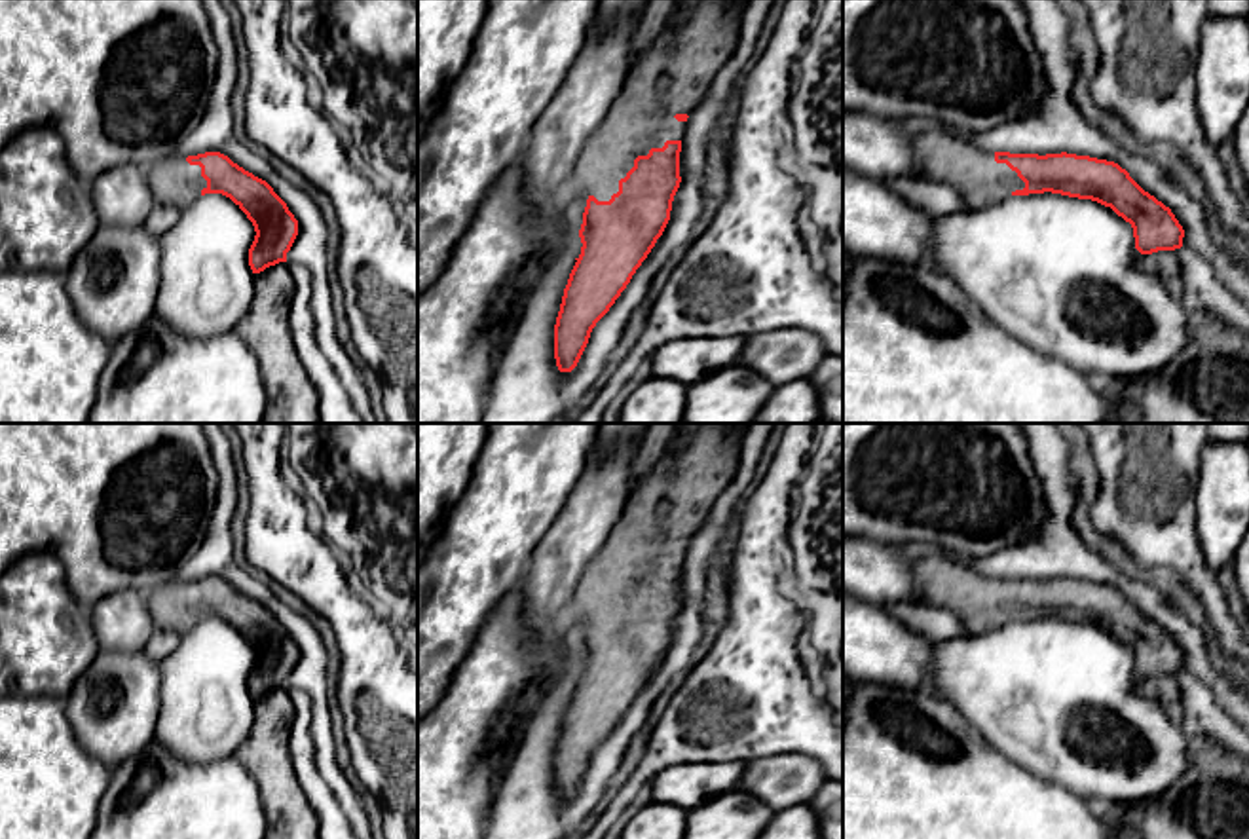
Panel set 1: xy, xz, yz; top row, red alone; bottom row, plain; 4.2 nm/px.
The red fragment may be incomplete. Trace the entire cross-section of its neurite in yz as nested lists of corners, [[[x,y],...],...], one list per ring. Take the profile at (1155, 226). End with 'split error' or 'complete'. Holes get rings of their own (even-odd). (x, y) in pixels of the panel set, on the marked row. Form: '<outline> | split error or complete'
[[[938,125],[913,131],[913,150],[921,178],[951,186],[972,209],[1000,203],[1010,196],[1052,192],[1110,207],[1131,224],[1135,249],[1141,254],[1183,247],[1184,230],[1171,209],[1145,192],[1129,173],[1114,161],[1067,152],[1046,156],[987,152],[972,144],[966,137],[949,135]]] | split error

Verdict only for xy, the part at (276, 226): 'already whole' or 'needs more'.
needs more

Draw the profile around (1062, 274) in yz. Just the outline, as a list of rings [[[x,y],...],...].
[[[1044,192],[1010,196],[989,207],[936,216],[932,264],[953,277],[1002,330],[1082,374],[1097,372],[1120,383],[1158,372],[1188,340],[1190,313],[1181,296],[1169,294],[1158,275],[1139,268],[1143,256],[1135,249],[1131,224],[1110,207]]]

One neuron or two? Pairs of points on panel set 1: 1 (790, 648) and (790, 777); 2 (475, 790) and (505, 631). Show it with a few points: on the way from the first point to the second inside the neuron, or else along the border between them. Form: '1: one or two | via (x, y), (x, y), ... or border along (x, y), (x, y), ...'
1: two | border along (746, 762), (807, 754), (822, 769)
2: one | via (473, 750), (473, 727), (481, 720), (505, 671)

